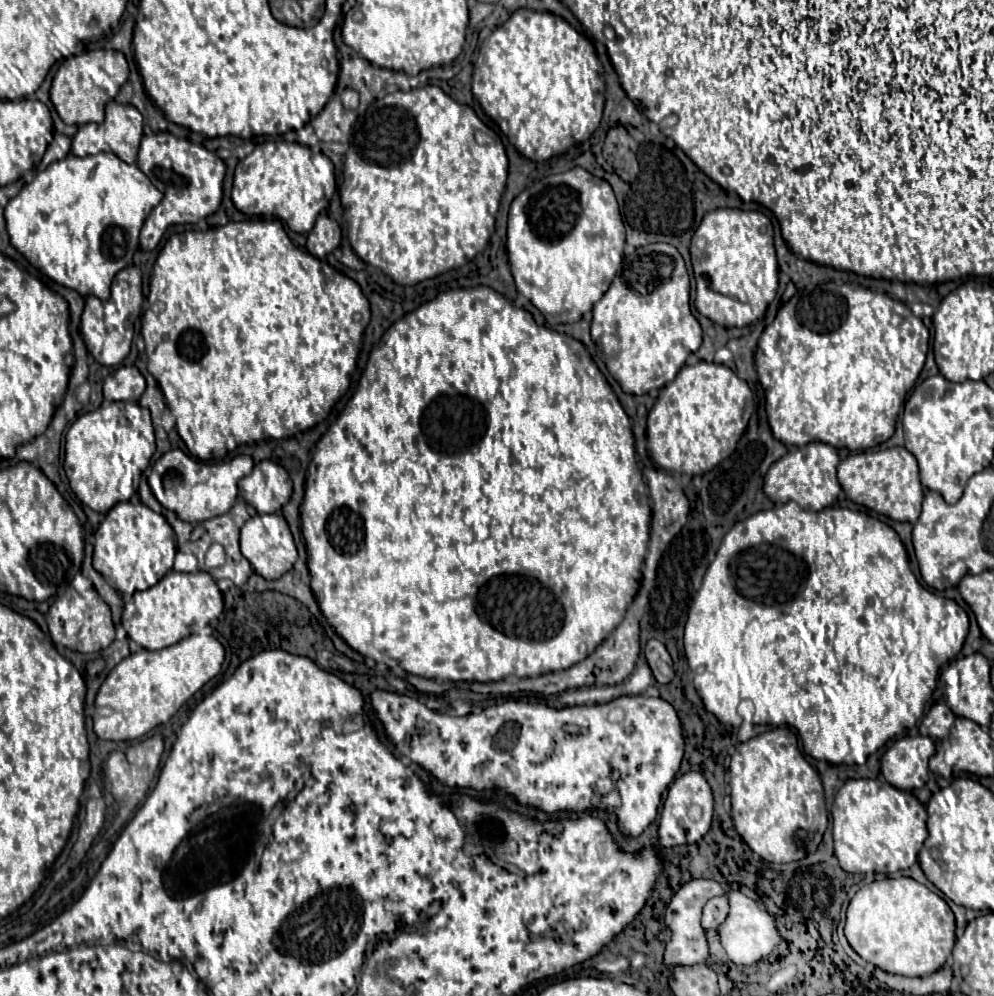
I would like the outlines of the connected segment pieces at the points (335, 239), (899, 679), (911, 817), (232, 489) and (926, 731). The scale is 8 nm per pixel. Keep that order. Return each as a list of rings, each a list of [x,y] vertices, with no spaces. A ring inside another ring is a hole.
[[[320,214],[314,228],[307,235],[307,251],[316,258],[324,258],[340,244],[340,238],[342,238],[340,226],[334,220],[330,220],[326,214]]]
[[[788,502],[780,508],[752,514],[744,522],[736,522],[730,532],[722,538],[720,550],[716,552],[716,560],[708,566],[702,586],[692,599],[684,630],[684,650],[688,666],[694,672],[692,676],[696,692],[700,694],[706,710],[712,712],[722,724],[738,728],[742,724],[742,717],[738,712],[754,712],[754,724],[796,728],[802,738],[804,752],[816,760],[826,760],[830,764],[864,764],[866,758],[878,748],[882,748],[890,738],[900,736],[918,724],[918,720],[924,716],[926,702],[932,700],[942,662],[954,658],[962,650],[966,634],[968,614],[956,602],[944,600],[918,584],[916,576],[910,572],[904,544],[890,526],[868,516],[866,512],[852,512],[848,508],[826,508],[822,512],[806,512],[798,508],[796,502]],[[902,582],[916,582],[916,588],[908,590],[908,586]],[[898,586],[902,586],[902,590],[898,596],[894,596],[894,590]],[[876,600],[884,602],[884,606],[892,606],[894,616],[878,618],[878,614],[866,614],[866,608]]]
[[[846,780],[834,798],[830,814],[834,852],[840,866],[850,874],[906,870],[918,860],[918,852],[928,836],[926,808],[916,796],[880,780]]]
[[[174,448],[162,454],[156,464],[152,466],[152,474],[148,478],[150,490],[156,496],[156,500],[166,508],[172,510],[180,520],[184,522],[204,522],[214,516],[226,514],[238,496],[238,480],[250,474],[252,470],[252,458],[250,456],[234,456],[228,462],[220,464],[208,464],[202,460],[196,460],[182,450]]]
[[[934,704],[930,708],[930,712],[922,718],[920,722],[920,734],[928,736],[928,738],[946,738],[946,734],[950,732],[950,726],[954,724],[956,716],[952,714],[952,710],[946,704]]]

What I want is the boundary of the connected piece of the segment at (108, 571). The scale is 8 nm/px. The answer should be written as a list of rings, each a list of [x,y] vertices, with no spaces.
[[[122,502],[114,506],[96,530],[94,568],[122,594],[148,590],[164,574],[172,570],[176,554],[174,532],[162,514],[156,514],[144,504]]]

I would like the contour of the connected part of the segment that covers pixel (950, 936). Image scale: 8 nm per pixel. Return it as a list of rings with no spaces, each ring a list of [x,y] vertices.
[[[884,878],[862,886],[846,910],[844,934],[854,952],[876,968],[902,976],[928,976],[944,966],[956,942],[954,914],[944,898],[914,878]]]

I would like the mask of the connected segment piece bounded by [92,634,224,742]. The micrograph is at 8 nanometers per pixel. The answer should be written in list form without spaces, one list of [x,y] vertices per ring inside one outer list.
[[[190,634],[182,638],[180,642],[162,648],[162,650],[138,650],[124,658],[120,664],[112,668],[112,672],[102,682],[98,694],[96,694],[96,712],[94,712],[94,732],[102,740],[136,740],[148,734],[158,724],[168,722],[180,706],[194,696],[208,680],[212,680],[224,662],[224,646],[214,636],[202,636],[202,634]]]

